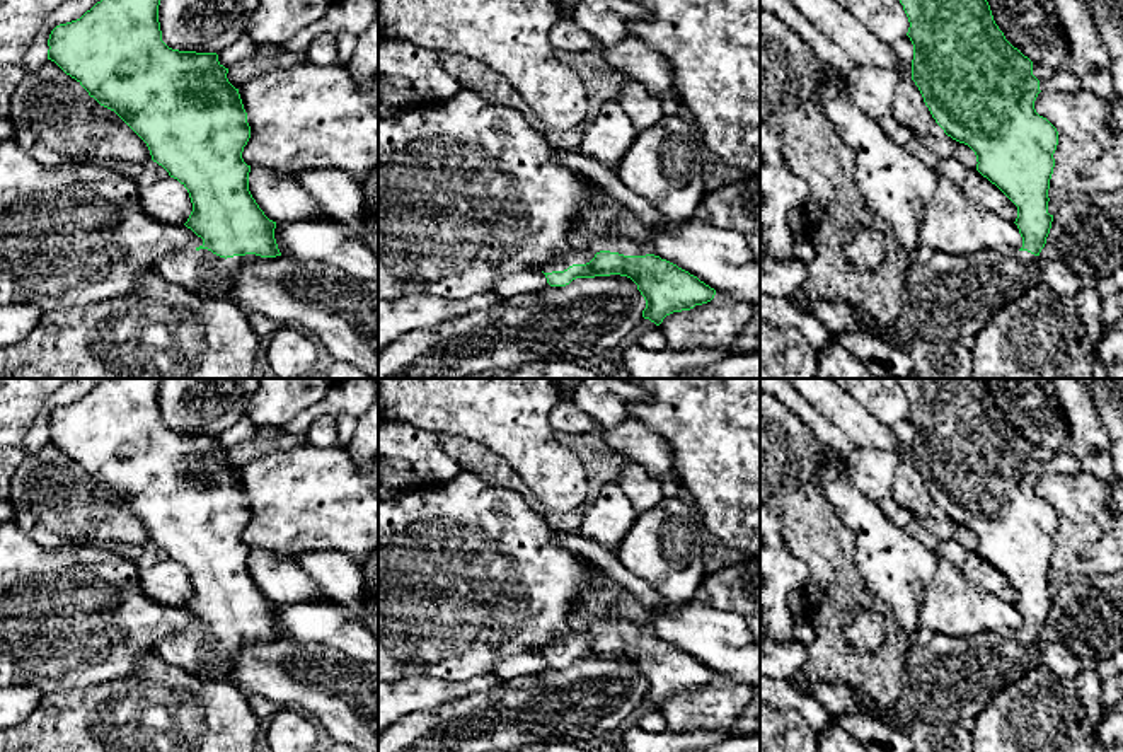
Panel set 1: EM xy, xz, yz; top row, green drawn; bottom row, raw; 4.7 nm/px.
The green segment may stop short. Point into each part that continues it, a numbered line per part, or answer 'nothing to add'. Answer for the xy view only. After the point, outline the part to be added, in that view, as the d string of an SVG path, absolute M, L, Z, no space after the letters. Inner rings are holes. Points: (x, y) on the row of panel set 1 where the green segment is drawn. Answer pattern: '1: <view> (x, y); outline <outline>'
1: xy (201, 271); outline M208 249L170 254L155 264L155 271L204 298L230 298L235 273L249 263L264 259L256 254L220 257Z

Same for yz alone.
1: yz (953, 295); outline M1028 251L936 252L927 264L912 261L893 321L891 344L907 350L913 339L958 341L975 336L1002 307L1041 283L1038 256Z

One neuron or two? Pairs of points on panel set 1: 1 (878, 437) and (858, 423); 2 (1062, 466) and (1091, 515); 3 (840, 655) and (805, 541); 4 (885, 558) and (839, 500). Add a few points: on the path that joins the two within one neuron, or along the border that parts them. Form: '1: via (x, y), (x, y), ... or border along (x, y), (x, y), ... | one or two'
1: via (873, 433), (863, 428) | one
2: border along (1042, 473), (1077, 474) | two
3: via (832, 626), (832, 570) | one
4: via (880, 544), (852, 514) | one

